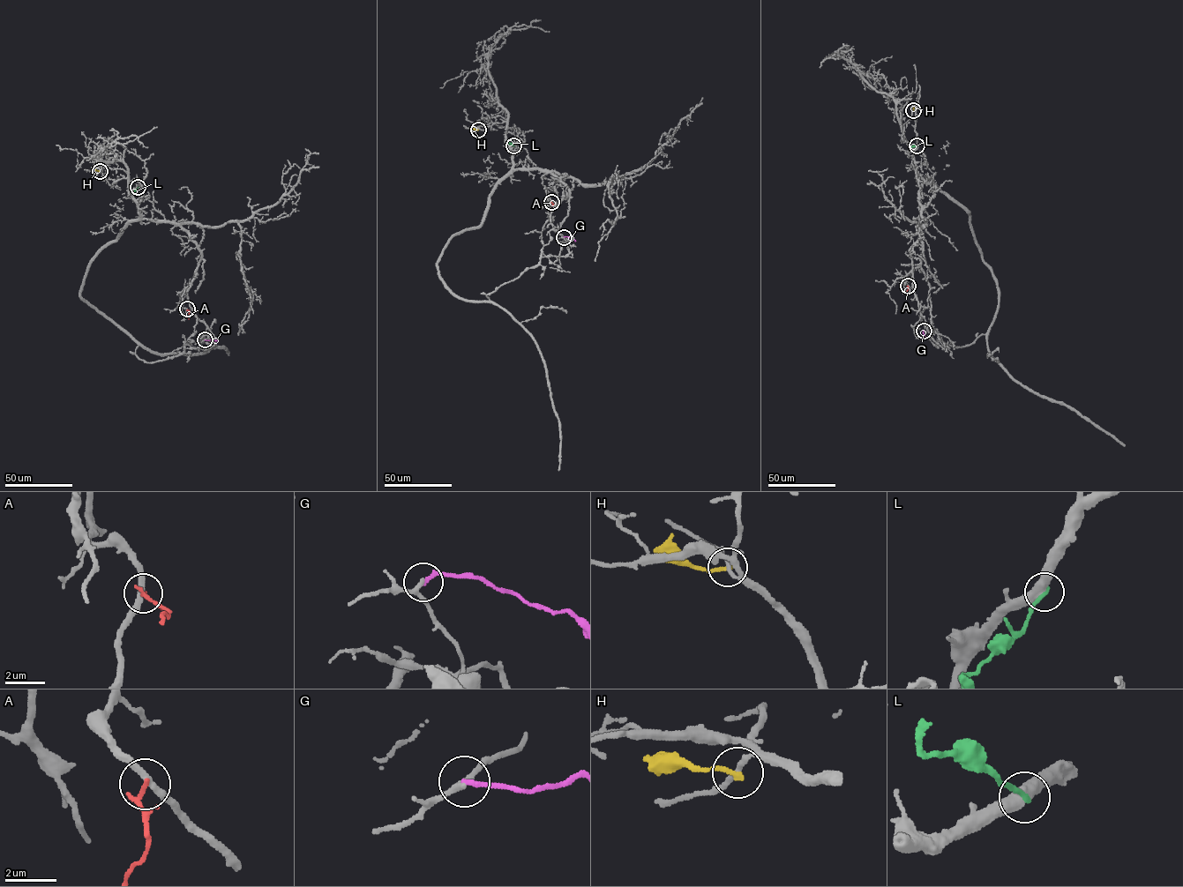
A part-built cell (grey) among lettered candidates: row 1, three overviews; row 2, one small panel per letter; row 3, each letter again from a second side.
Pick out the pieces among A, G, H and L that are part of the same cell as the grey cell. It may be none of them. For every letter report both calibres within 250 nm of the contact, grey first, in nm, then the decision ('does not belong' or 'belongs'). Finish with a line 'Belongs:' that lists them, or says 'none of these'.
A: calibres 280 and 190 nm; does not belong
G: calibres 190 and 200 nm; does not belong
H: calibres 200 and 200 nm; does not belong
L: calibres 480 and 200 nm; does not belong
Belongs: none of these

